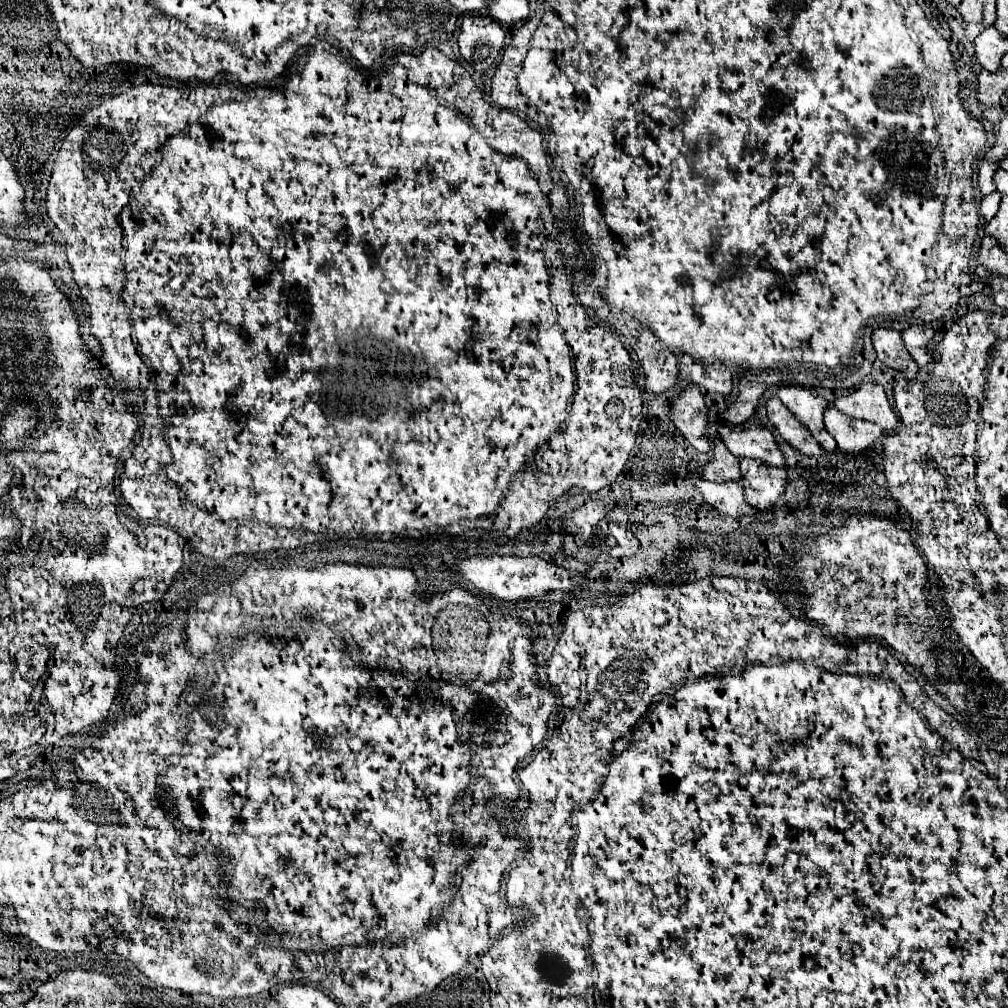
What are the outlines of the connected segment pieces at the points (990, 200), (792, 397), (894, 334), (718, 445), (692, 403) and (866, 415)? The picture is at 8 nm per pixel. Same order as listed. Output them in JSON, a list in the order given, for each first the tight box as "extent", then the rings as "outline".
[{"extent":[980,192,1000,220],"outline":[[[992,192],[990,196],[986,196],[984,200],[982,200],[982,206],[980,206],[980,214],[984,216],[984,220],[992,220],[994,218],[994,214],[998,212],[998,204],[1000,204],[1000,194],[996,194],[996,192]]]},{"extent":[776,386,836,452],"outline":[[[782,386],[776,396],[798,418],[798,422],[810,430],[810,434],[826,452],[836,450],[834,438],[824,428],[822,414],[828,408],[828,402],[822,396],[814,396],[810,390],[798,386]]]},{"extent":[872,328,918,380],"outline":[[[878,328],[872,332],[872,344],[878,354],[878,358],[890,366],[892,370],[898,370],[904,374],[906,380],[912,380],[918,372],[918,364],[910,358],[902,336],[898,330],[892,328]]]},{"extent":[700,436,740,482],"outline":[[[714,436],[712,458],[702,466],[700,476],[704,480],[714,480],[714,482],[740,480],[738,458],[734,458],[734,454],[730,454],[730,450],[724,446],[724,442],[718,436]]]},{"extent":[670,386,712,452],"outline":[[[688,386],[678,392],[678,396],[672,402],[670,420],[698,452],[710,452],[712,442],[706,432],[708,408],[696,386]]]},{"extent":[834,382,898,430],"outline":[[[862,382],[852,392],[836,398],[834,406],[852,418],[862,418],[878,424],[882,430],[892,430],[898,424],[884,388],[874,382]]]}]

